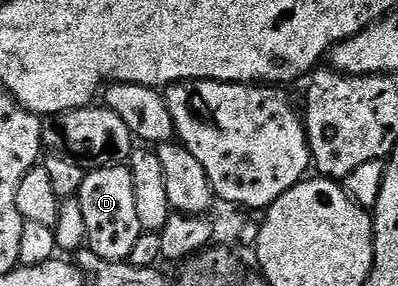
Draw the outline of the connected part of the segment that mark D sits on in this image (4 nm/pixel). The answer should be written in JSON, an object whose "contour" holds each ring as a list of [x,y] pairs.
{"contour":[[[112,164],[86,171],[83,186],[75,198],[79,206],[83,206],[88,251],[99,254],[99,258],[104,260],[128,261],[131,250],[135,250],[135,242],[139,242],[142,234],[135,206],[135,182],[131,182],[129,167]]]}

